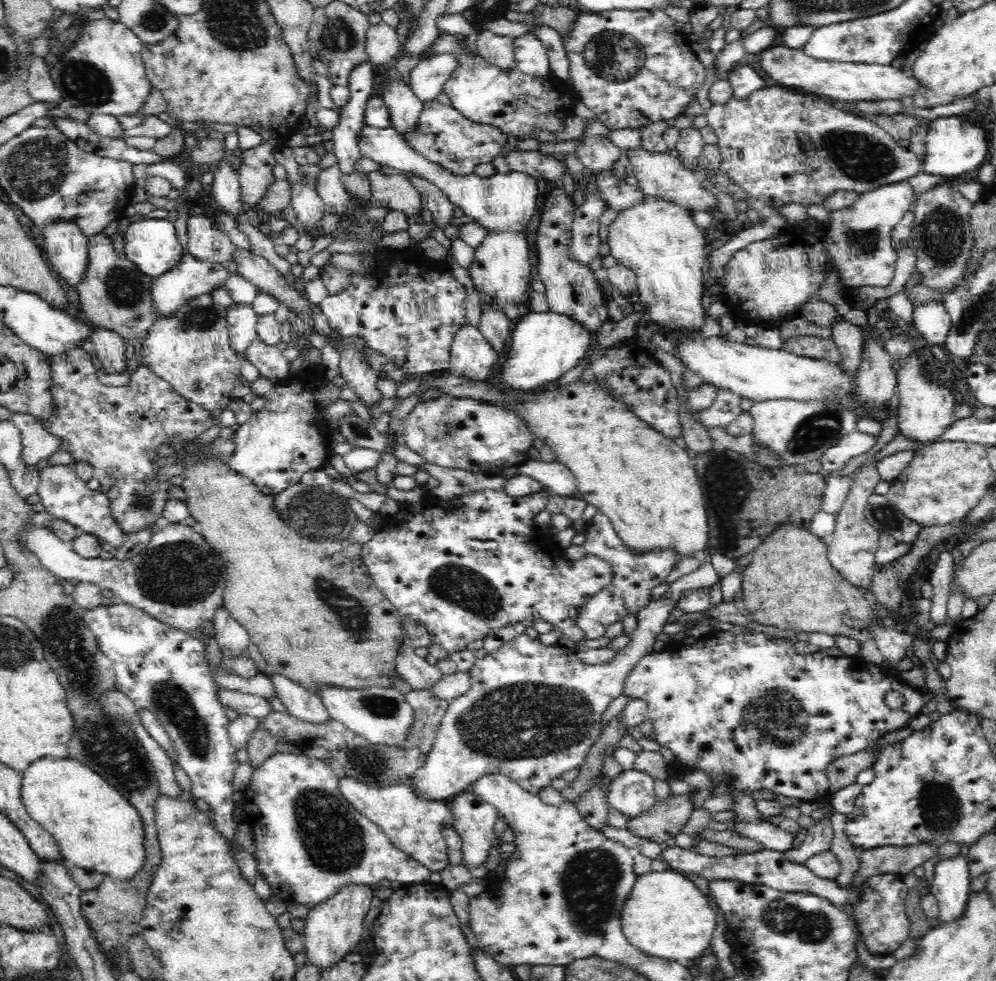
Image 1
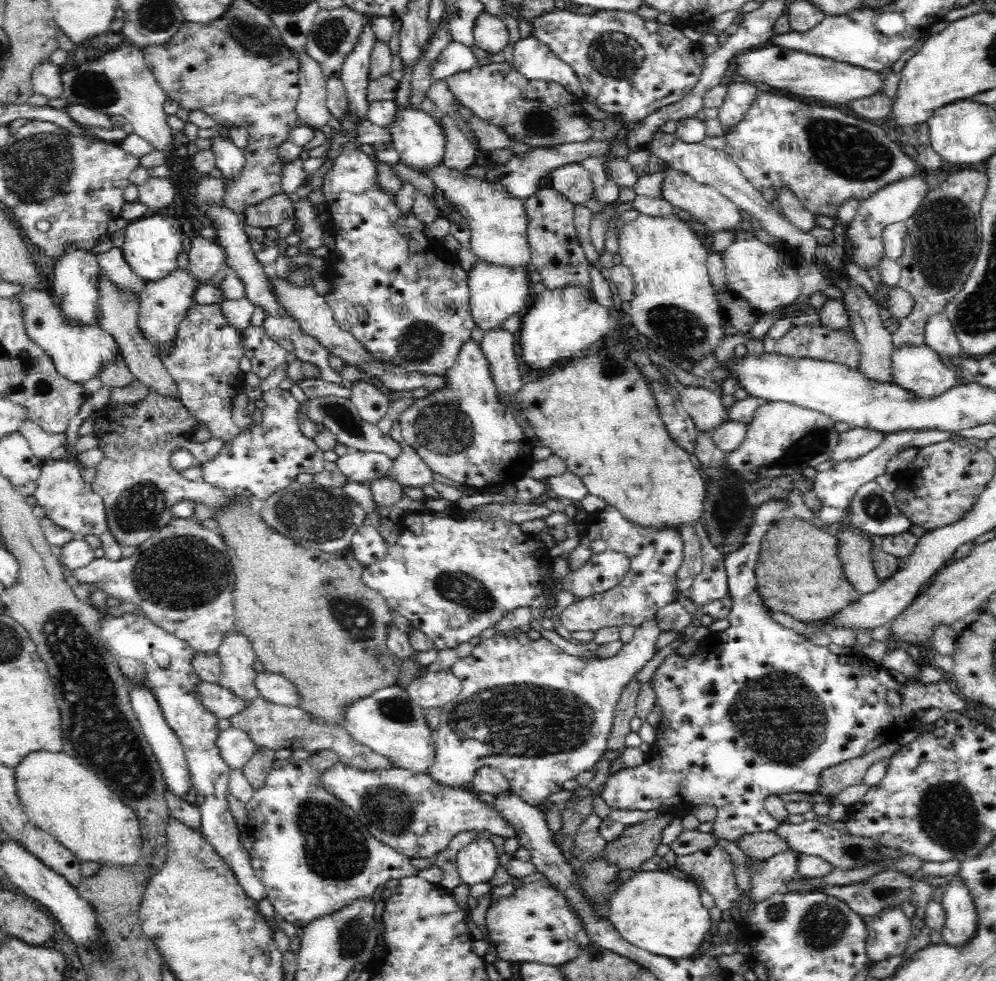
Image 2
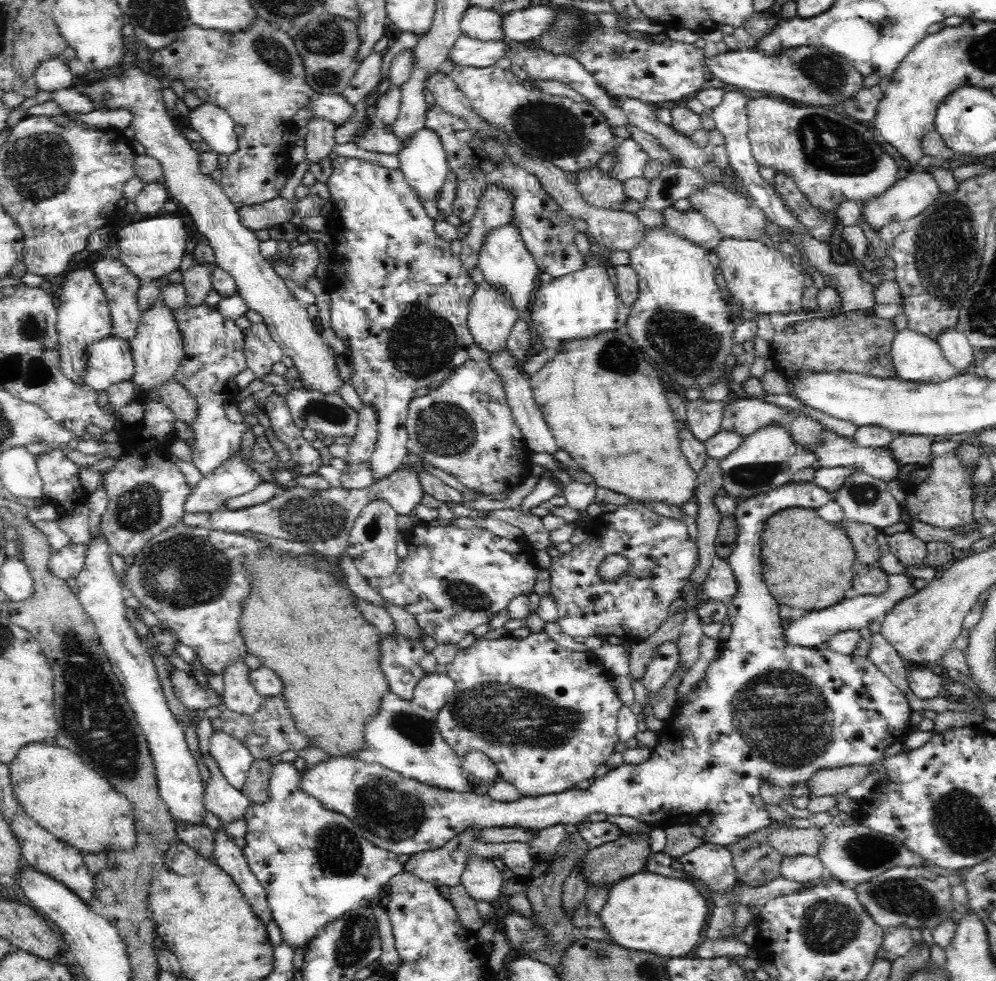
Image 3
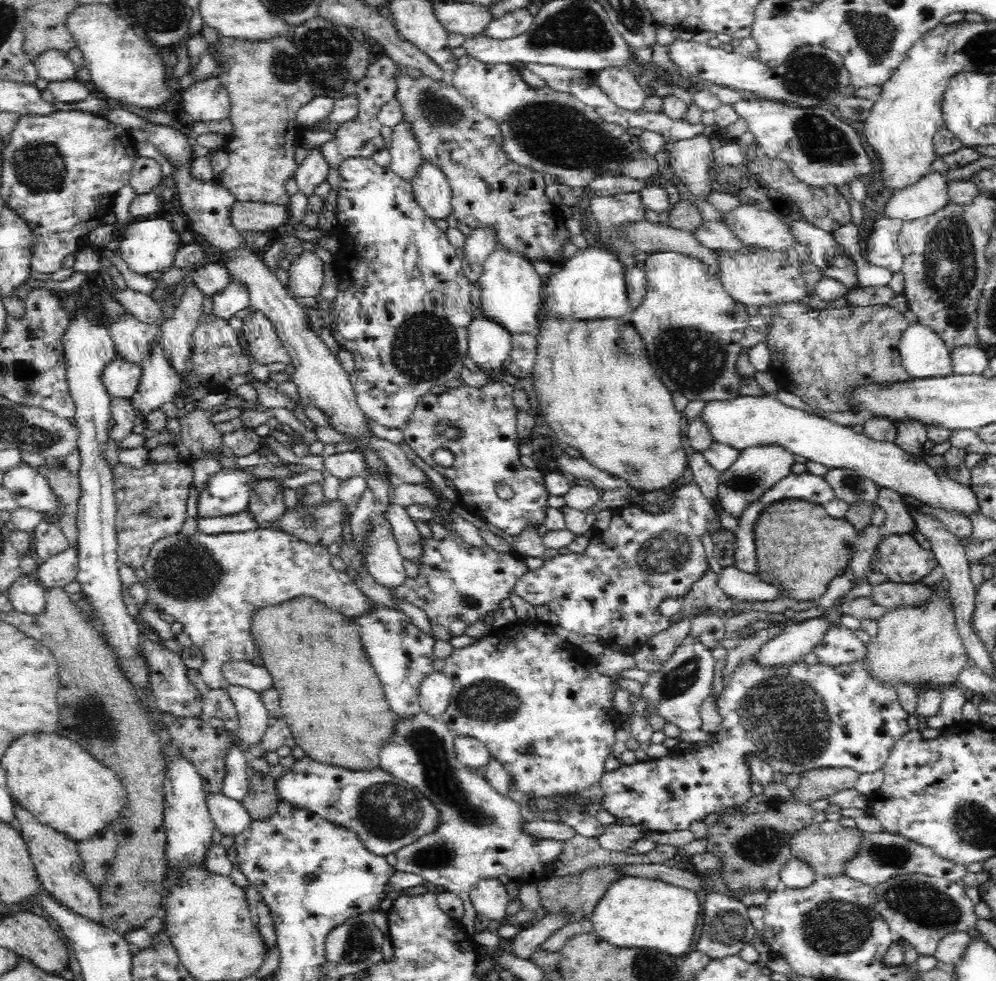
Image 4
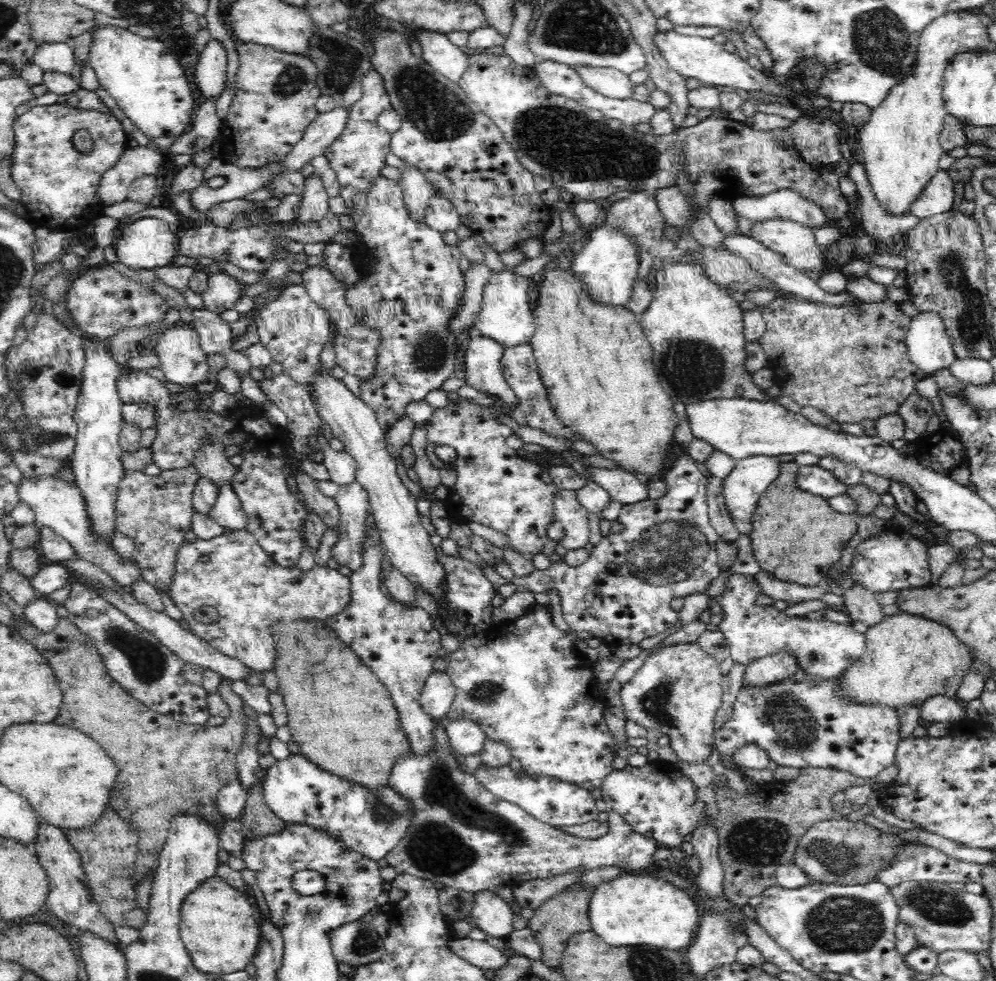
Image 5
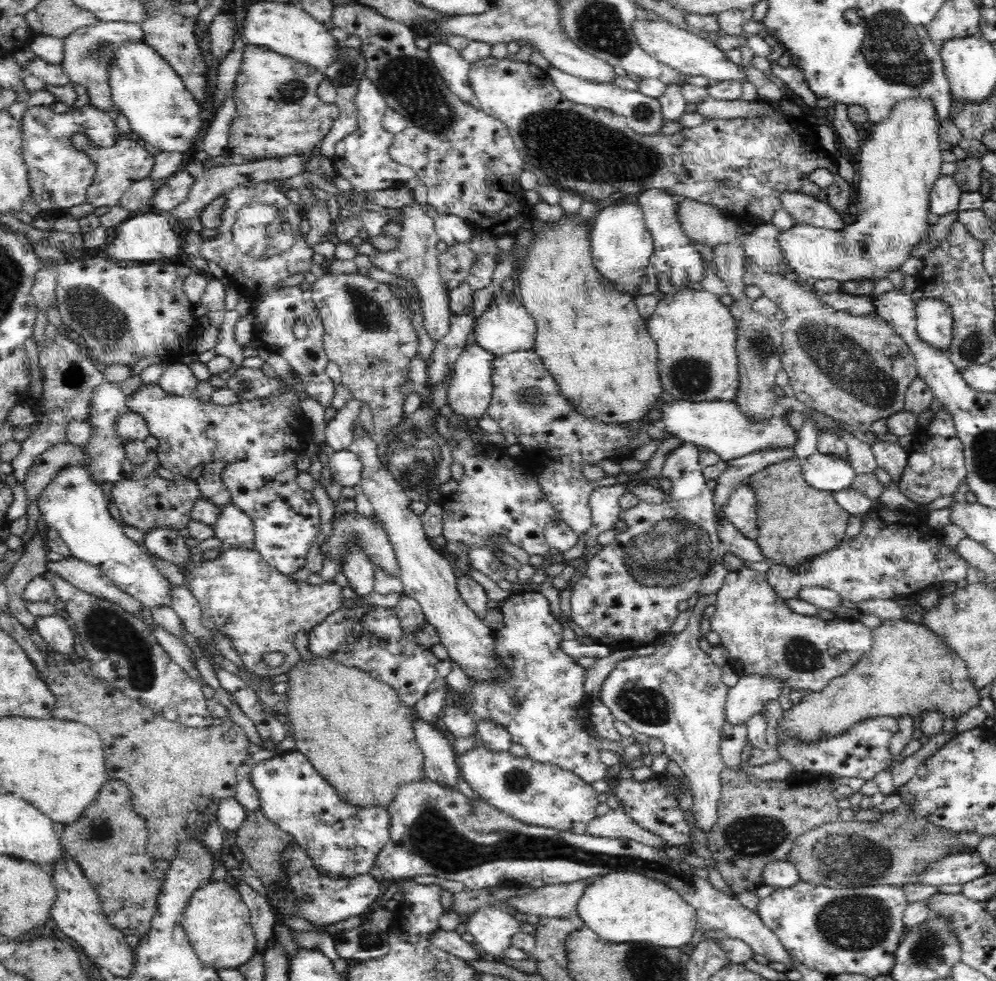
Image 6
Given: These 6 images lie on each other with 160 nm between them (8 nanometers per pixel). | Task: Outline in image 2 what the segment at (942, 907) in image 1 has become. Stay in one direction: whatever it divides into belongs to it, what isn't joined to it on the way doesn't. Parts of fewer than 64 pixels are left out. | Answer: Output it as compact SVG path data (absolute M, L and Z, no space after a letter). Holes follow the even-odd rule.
M950 876L950 884L942 896L942 906L946 913L946 922L941 933L944 941L953 946L962 946L974 936L977 926L976 907L967 883L963 878Z

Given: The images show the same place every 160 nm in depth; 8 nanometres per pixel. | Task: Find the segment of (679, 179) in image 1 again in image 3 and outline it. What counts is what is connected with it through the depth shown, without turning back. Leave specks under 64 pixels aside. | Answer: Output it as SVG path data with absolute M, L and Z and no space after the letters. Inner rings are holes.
M709 183L706 187L698 187L689 194L688 200L691 202L691 210L702 214L726 238L762 240L763 242L768 242L773 238L766 235L767 216L755 204L755 201L752 198L748 199L744 195L734 193L724 185Z

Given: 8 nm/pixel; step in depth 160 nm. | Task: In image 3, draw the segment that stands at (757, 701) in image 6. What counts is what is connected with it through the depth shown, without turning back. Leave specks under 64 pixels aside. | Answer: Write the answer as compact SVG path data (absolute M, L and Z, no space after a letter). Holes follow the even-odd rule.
M904 574L888 575L889 590L881 596L850 595L840 603L824 610L800 613L794 618L787 628L786 639L790 643L798 643L800 646L816 647L838 632L845 630L859 630L866 627L871 620L882 621L883 616L890 612L902 600L910 597L914 591L912 582L914 577Z

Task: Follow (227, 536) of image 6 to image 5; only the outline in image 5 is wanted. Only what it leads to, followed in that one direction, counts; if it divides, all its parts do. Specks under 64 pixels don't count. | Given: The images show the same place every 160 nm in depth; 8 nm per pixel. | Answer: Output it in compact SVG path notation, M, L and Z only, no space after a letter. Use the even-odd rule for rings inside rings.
M231 483L219 488L216 503L208 516L226 531L242 531L247 528L246 513Z

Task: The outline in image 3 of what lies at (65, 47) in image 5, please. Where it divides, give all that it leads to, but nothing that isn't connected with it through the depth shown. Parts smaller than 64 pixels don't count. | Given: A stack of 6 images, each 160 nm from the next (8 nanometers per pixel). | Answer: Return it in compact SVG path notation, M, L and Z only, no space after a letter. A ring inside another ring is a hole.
M62 58L44 60L35 70L32 78L39 90L54 92L72 86L73 74Z

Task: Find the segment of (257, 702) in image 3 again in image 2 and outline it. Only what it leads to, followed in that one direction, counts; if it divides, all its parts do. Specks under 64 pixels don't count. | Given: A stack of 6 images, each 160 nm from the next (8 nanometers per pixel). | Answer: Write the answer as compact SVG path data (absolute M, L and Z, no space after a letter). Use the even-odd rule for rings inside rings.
M235 629L224 636L218 648L222 672L217 683L250 702L259 696L255 685L257 672L252 667L257 659L254 645Z

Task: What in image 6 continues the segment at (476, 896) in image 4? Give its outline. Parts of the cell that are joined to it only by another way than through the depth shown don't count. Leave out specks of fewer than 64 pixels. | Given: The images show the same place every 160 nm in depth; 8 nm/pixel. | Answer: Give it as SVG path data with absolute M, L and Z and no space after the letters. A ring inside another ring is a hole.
M487 905L469 915L467 932L474 937L474 944L480 948L480 953L484 954L484 959L500 961L505 956L504 951L513 946L512 938L520 931L520 924L521 922L516 920L514 915L510 915L507 910Z

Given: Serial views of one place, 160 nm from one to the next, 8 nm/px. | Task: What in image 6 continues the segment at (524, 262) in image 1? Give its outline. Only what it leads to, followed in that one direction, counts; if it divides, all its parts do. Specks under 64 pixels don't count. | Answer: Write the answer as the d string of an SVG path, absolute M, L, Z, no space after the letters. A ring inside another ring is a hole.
M476 342L465 346L454 364L453 375L446 396L446 402L454 414L462 414L464 420L476 424L477 419L482 418L487 413L493 391L492 361L495 358L496 356L480 348Z

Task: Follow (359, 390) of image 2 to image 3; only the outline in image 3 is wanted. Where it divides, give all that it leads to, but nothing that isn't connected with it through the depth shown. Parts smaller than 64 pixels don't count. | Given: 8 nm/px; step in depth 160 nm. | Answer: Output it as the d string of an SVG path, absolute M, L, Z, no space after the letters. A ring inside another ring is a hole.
M361 402L359 408L359 424L353 436L353 442L347 446L348 455L345 458L328 460L329 464L341 473L347 463L352 463L352 465L368 463L377 443L378 414L376 414L375 406L372 406L371 403Z

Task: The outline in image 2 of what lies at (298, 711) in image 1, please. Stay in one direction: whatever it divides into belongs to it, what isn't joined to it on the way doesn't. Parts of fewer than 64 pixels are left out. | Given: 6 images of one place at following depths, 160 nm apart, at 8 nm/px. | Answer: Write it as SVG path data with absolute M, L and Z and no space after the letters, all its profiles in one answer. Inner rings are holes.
M270 671L257 673L255 685L259 696L277 705L299 707L300 693L285 676Z

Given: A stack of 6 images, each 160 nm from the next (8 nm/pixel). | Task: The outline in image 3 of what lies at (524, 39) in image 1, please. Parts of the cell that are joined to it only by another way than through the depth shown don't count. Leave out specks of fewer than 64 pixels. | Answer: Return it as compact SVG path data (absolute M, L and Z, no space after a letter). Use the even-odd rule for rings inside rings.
M516 41L507 42L507 57L512 60L512 64L516 64L522 70L528 73L532 78L540 78L544 80L556 80L568 85L581 94L588 102L596 108L607 120L607 123L612 127L626 127L629 124L628 118L624 112L612 104L612 97L600 88L600 85L594 80L592 74L584 69L584 65L571 57L564 57L563 54L552 55L544 51L536 51L532 47L523 46L520 42Z

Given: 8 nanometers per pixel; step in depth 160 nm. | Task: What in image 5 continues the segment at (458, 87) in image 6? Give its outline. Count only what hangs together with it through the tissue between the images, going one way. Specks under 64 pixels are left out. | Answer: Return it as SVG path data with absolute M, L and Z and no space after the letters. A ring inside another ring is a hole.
M411 29L411 32L414 41L422 47L426 63L448 80L458 83L468 68L468 55L450 43L447 34L418 29Z

